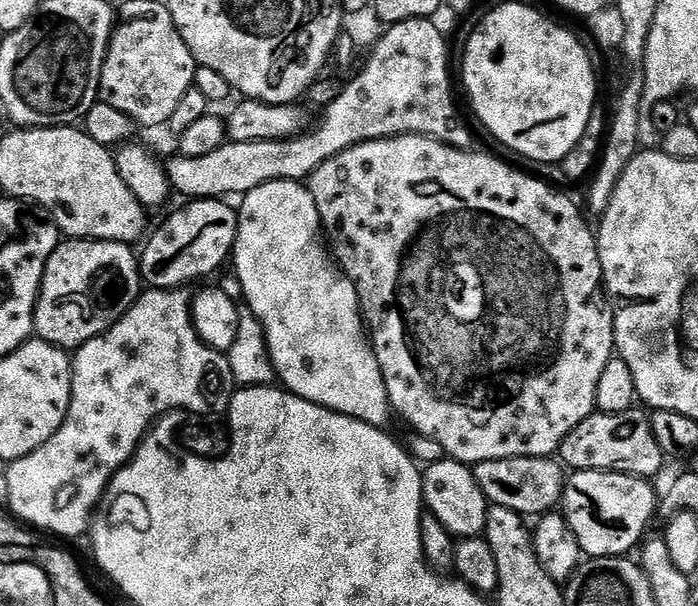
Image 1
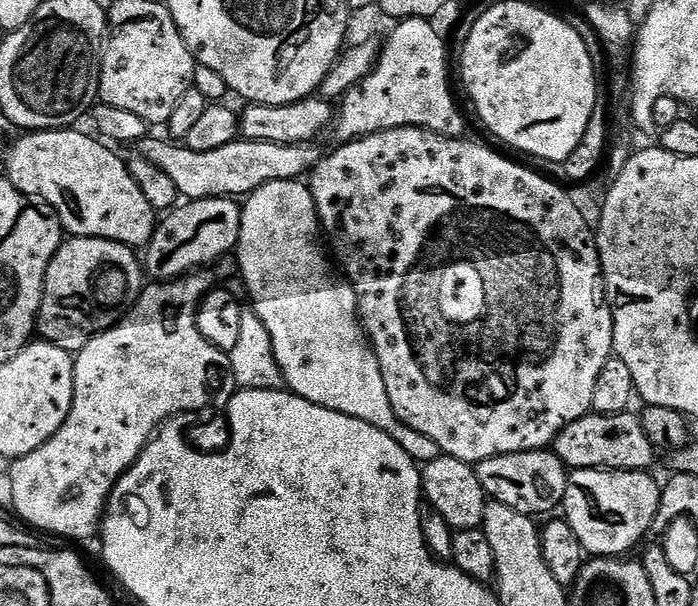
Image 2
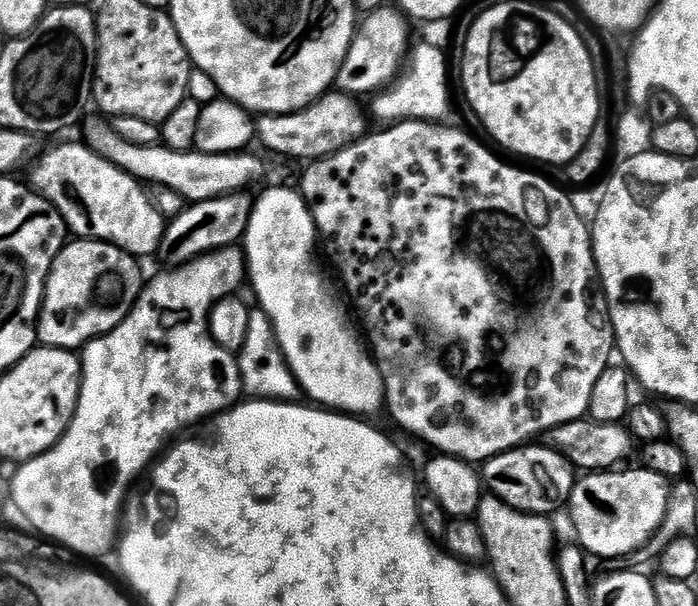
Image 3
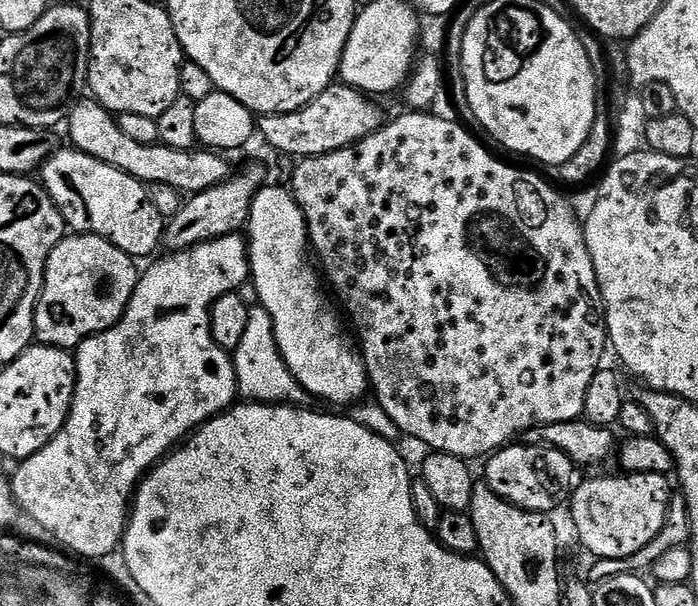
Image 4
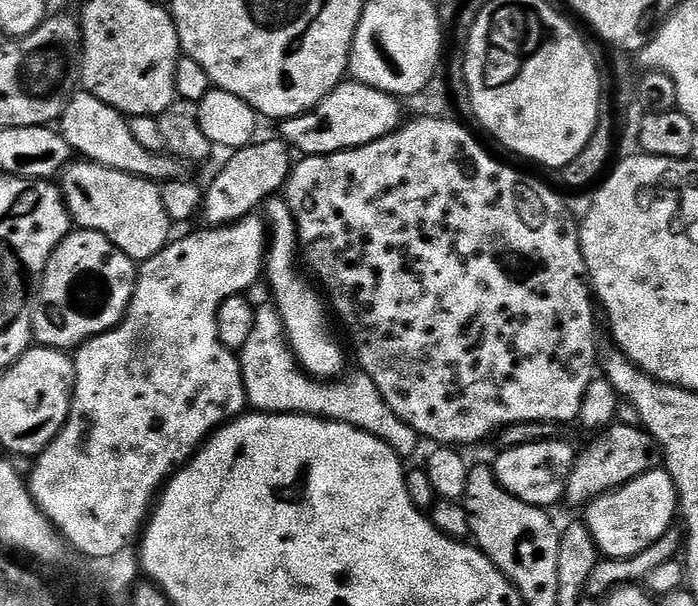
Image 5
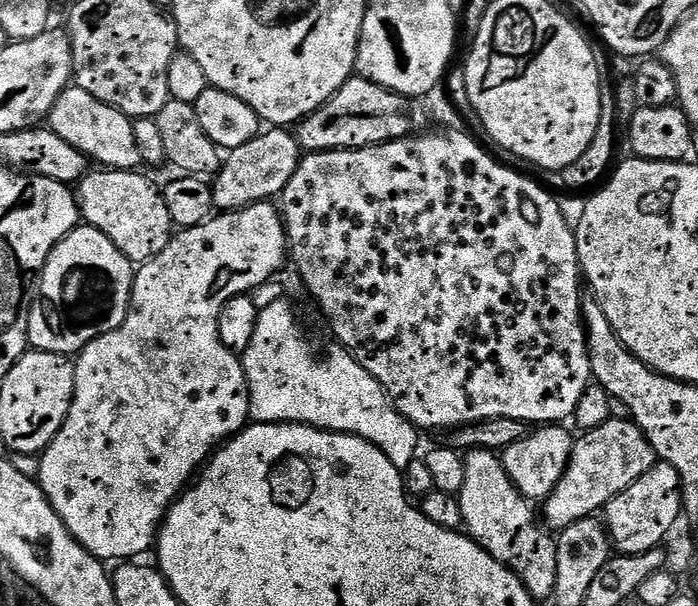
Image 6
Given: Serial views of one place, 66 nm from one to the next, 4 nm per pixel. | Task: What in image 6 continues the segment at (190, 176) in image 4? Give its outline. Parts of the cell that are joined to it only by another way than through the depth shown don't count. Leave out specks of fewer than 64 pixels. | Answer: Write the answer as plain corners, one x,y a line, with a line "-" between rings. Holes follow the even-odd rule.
69,86
64,89
64,93
54,102
54,106
48,112
46,121
47,127
51,128
58,138
66,138
72,148
84,153
85,157
97,160
97,165
108,170
136,170
141,167
142,161
138,154
138,142
134,142
133,121
126,114
119,112
114,106
106,102
98,102
94,94
86,94
86,90

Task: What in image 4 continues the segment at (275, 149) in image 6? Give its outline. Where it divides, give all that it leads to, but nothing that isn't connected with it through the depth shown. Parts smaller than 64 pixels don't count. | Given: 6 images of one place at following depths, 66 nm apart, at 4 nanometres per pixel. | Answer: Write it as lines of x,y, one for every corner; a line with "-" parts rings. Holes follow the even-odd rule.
252,164
237,180
229,178
210,190
195,193
181,208
178,215
167,221
162,241
163,247
169,253
185,252
195,244
239,233
247,225
254,198
265,184
263,166

